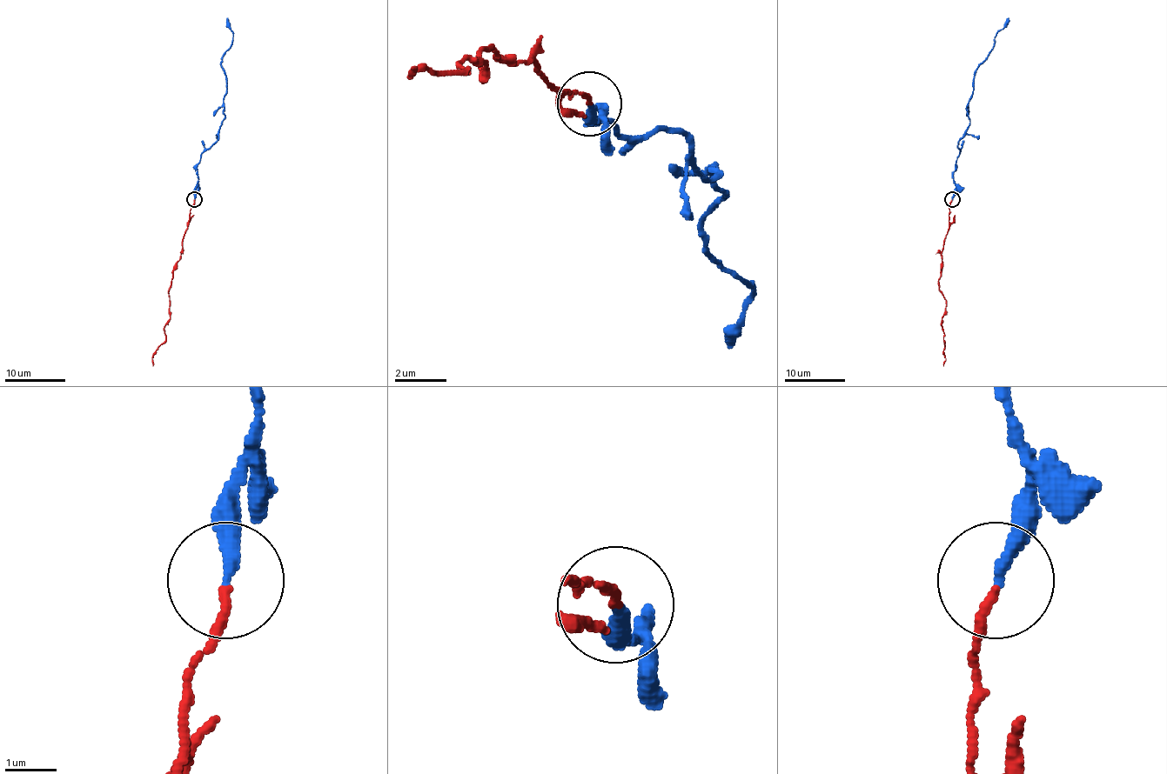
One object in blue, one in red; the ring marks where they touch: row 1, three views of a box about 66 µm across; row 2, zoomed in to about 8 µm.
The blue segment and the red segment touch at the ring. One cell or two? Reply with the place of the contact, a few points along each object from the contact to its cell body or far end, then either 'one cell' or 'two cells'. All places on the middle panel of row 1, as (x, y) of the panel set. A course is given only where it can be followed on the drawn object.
place (589, 103); course blue (591, 102), (616, 134), (674, 127), (707, 179), (720, 172), (726, 192), (700, 236), (752, 282), (726, 346); course red (591, 102), (494, 50), (481, 50), (481, 83), (487, 70), (462, 63), (468, 70), (417, 70); one cell

